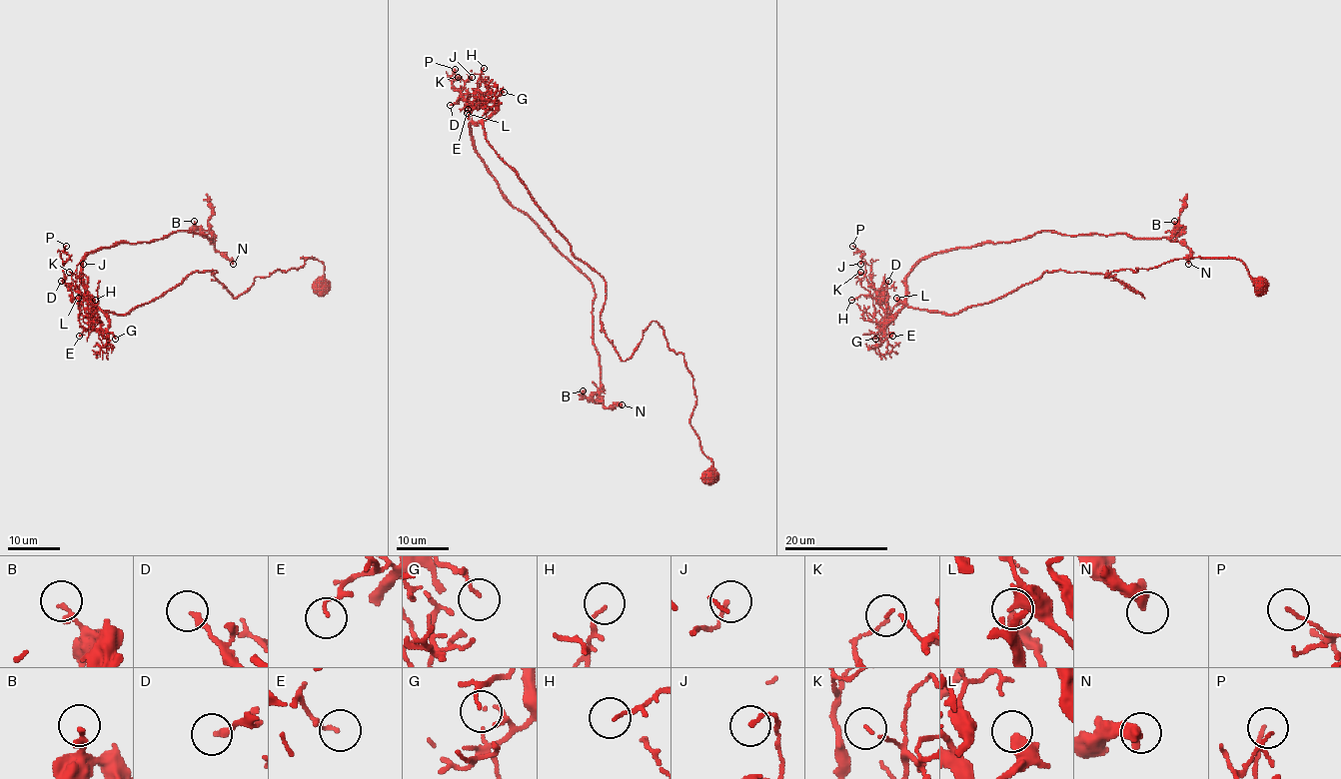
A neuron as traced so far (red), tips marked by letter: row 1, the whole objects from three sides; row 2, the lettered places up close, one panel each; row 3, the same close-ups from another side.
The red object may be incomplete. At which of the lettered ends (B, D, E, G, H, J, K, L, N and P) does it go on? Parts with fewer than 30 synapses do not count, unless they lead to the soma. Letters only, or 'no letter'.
no letter

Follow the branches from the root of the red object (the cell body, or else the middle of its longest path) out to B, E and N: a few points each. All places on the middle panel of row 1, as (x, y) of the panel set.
B: (712, 477), (683, 356), (653, 321), (621, 359), (605, 281), (472, 123), (592, 285), (583, 390)
E: (712, 477), (683, 356), (653, 321), (621, 359), (601, 326), (605, 281), (486, 139), (498, 102), (468, 109)
N: (712, 477), (683, 356), (653, 321), (621, 359), (605, 281), (472, 123), (591, 282), (622, 404)

